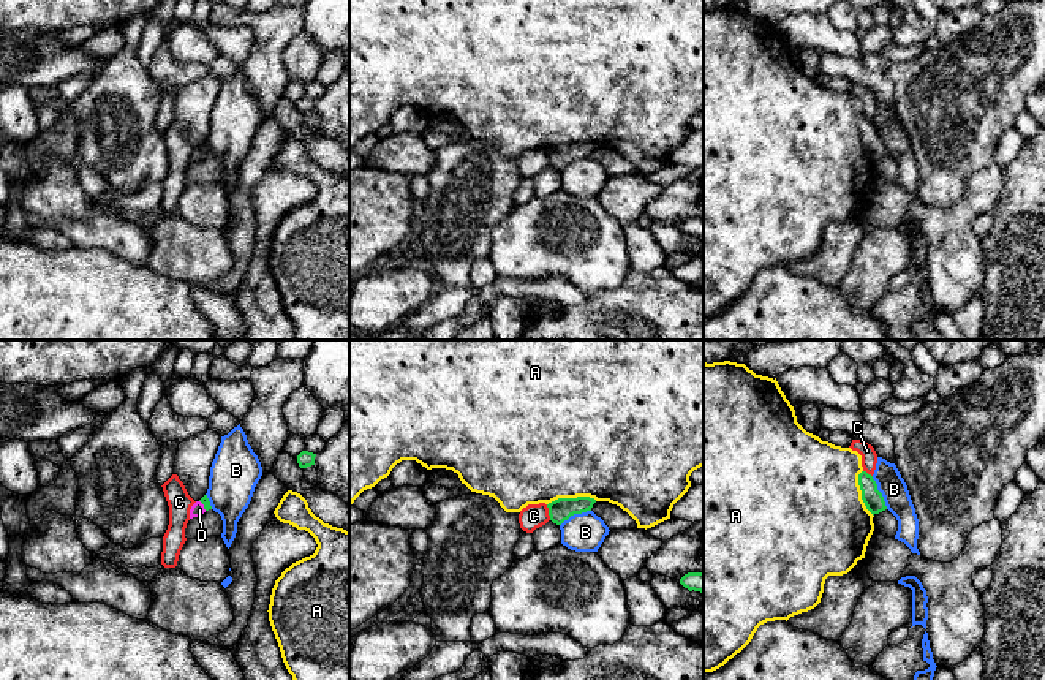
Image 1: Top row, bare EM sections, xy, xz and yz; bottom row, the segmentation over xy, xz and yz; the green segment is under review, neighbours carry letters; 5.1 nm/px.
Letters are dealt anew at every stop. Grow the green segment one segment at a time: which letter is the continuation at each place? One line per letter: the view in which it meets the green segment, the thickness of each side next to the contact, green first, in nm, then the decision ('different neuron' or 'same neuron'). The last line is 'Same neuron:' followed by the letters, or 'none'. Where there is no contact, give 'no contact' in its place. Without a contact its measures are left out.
A: xz | 120/500 nm | different neuron
B: yz | 100/140 nm | different neuron
C: xz | 120/120 nm | different neuron
D: xy | 50/70 nm | different neuron
Same neuron: none

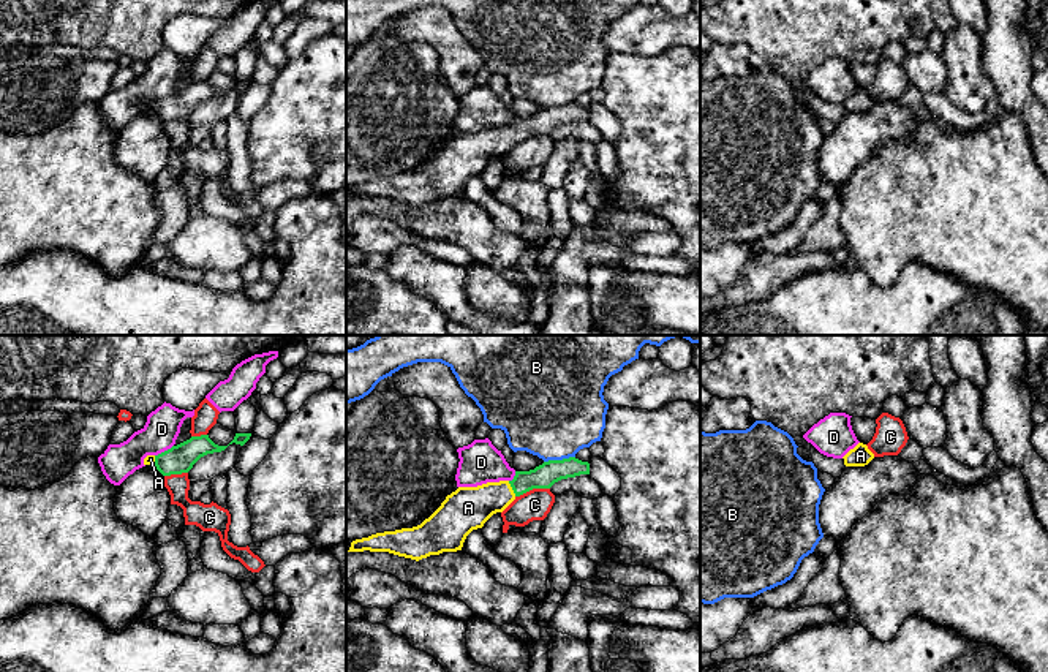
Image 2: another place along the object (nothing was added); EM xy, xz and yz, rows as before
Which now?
A: xz | 120/220 nm | same neuron
B: xz | 120/480 nm | different neuron
C: xz | 120/160 nm | different neuron
D: xy | 150/180 nm | different neuron
Same neuron: A

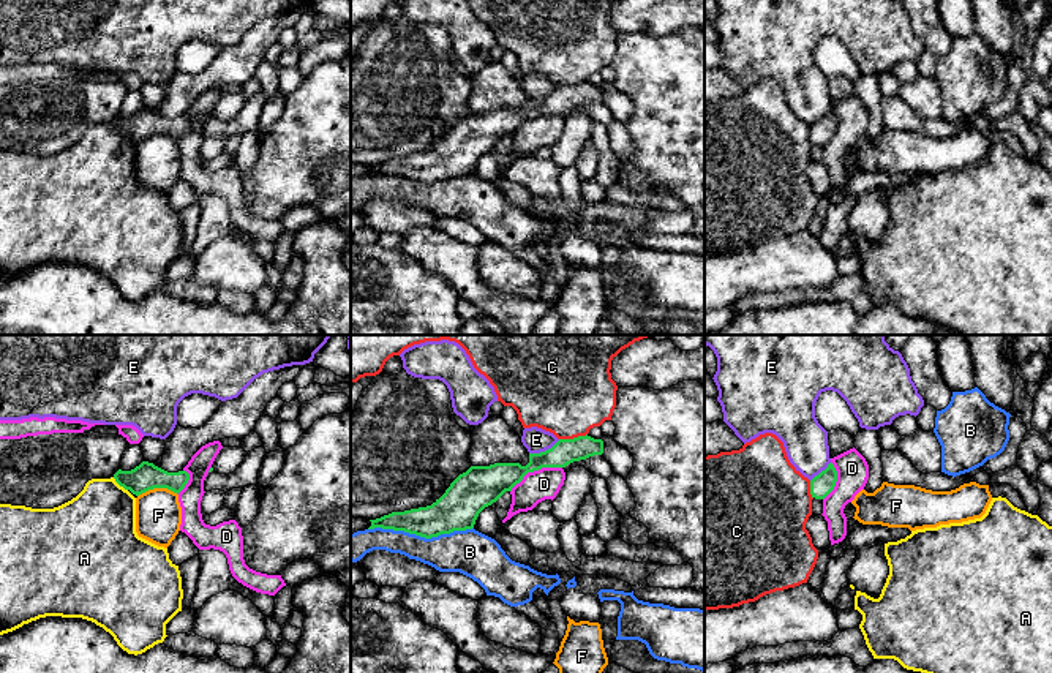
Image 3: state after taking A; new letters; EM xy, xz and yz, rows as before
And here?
A: xy | 140/400 nm | different neuron
B: xz | 220/220 nm | different neuron
C: xz | 130/420 nm | different neuron
D: xz | 180/160 nm | different neuron
E: xz | 140/130 nm | different neuron
F: xy | 140/240 nm | different neuron
Same neuron: none

